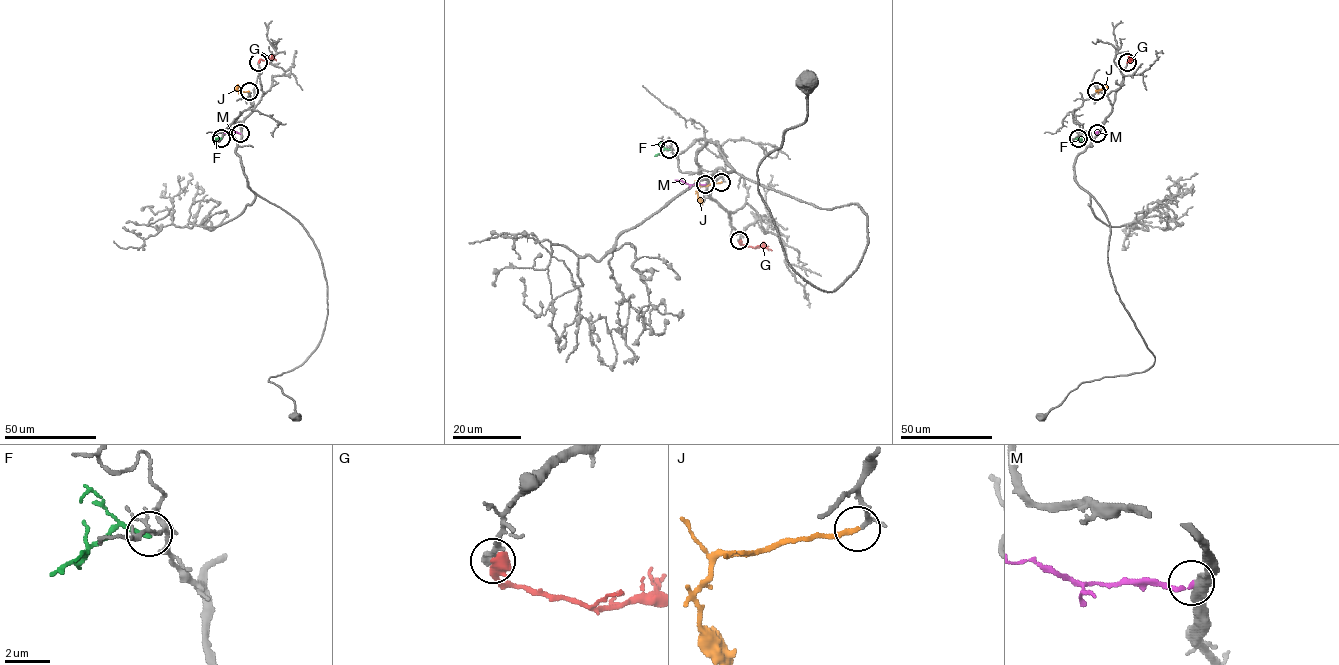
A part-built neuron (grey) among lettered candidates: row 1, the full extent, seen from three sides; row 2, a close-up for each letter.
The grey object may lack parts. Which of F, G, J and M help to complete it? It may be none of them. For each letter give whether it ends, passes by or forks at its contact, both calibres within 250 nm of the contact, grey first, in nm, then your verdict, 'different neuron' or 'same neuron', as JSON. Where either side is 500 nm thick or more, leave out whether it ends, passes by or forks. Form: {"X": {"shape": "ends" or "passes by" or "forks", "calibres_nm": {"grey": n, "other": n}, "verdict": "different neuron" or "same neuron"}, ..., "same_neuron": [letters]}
{"F": {"shape": "ends", "calibres_nm": {"grey": 110, "other": 190}, "verdict": "different neuron"}, "G": {"calibres_nm": {"grey": 320, "other": 650}, "verdict": "different neuron"}, "J": {"shape": "ends", "calibres_nm": {"grey": 160, "other": 220}, "verdict": "different neuron"}, "M": {"shape": "ends", "calibres_nm": {"grey": 440, "other": 190}, "verdict": "different neuron"}, "same_neuron": []}

